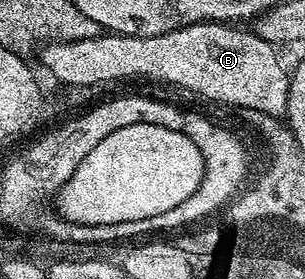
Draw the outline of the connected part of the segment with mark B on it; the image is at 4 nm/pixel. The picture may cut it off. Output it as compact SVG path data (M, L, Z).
M192 22L179 26L175 30L165 32L161 36L129 36L128 34L112 34L110 32L100 32L95 38L82 38L76 42L53 42L42 47L43 50L43 66L56 78L59 84L63 86L73 85L100 85L105 82L119 82L122 78L135 78L140 74L143 78L156 78L159 82L168 82L171 86L180 86L183 90L192 90L195 94L200 94L203 98L216 98L219 102L228 102L231 106L244 106L244 111L260 110L263 113L276 116L286 115L287 112L287 90L289 74L283 71L283 66L279 63L279 58L275 55L276 47L272 43L267 42L260 34L252 32L250 29L239 30L238 25L224 24L221 22Z

